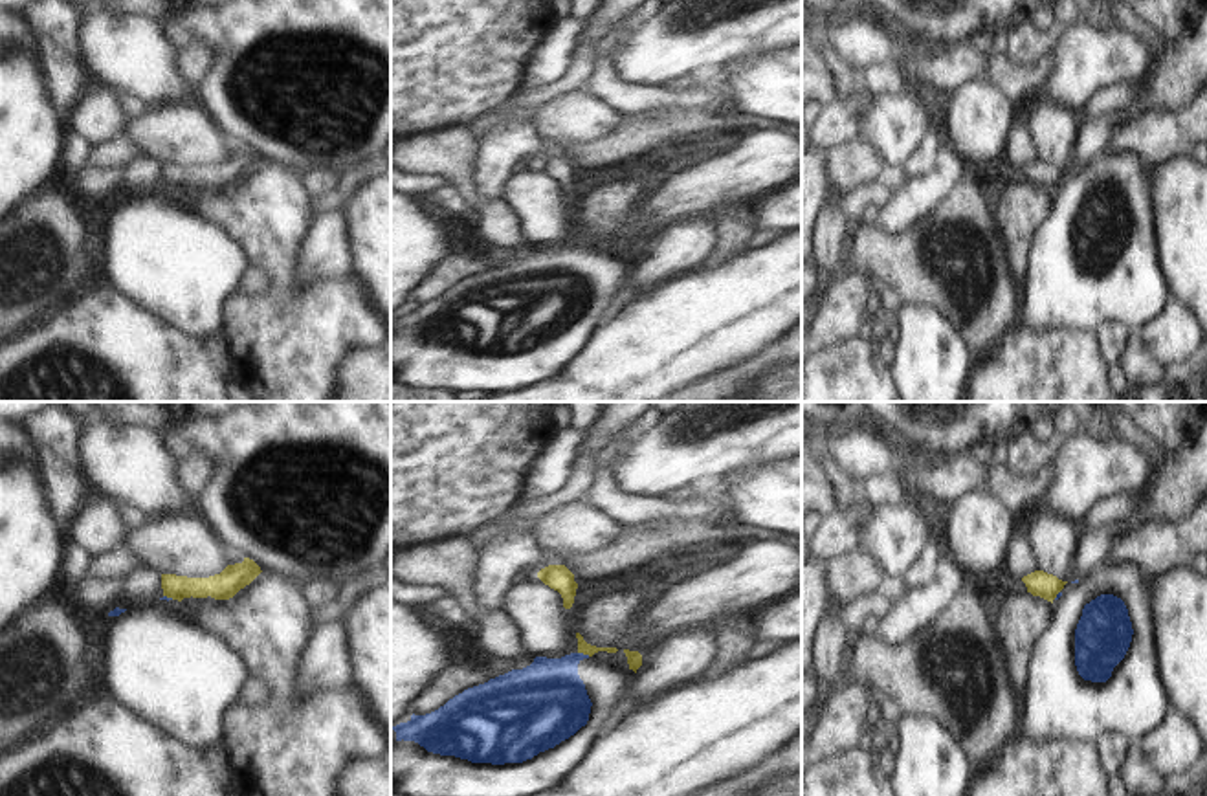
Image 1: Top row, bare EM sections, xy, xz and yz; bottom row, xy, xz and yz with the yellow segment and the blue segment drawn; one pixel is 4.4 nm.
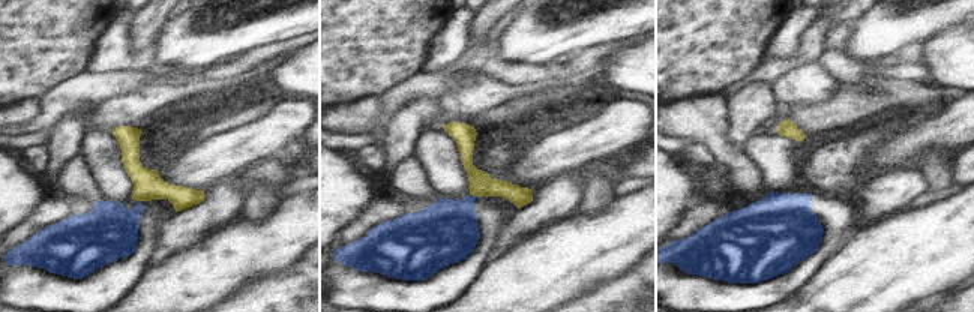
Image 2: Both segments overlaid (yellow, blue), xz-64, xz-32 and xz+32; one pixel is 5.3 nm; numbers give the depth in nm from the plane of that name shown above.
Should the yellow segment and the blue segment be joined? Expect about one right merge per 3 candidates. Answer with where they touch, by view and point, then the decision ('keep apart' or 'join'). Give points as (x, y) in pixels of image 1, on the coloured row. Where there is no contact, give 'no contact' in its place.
xz (584, 653) | keep apart

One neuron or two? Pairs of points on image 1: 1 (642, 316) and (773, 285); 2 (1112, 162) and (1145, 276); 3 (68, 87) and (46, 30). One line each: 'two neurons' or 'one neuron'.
1: one neuron
2: one neuron
3: one neuron

